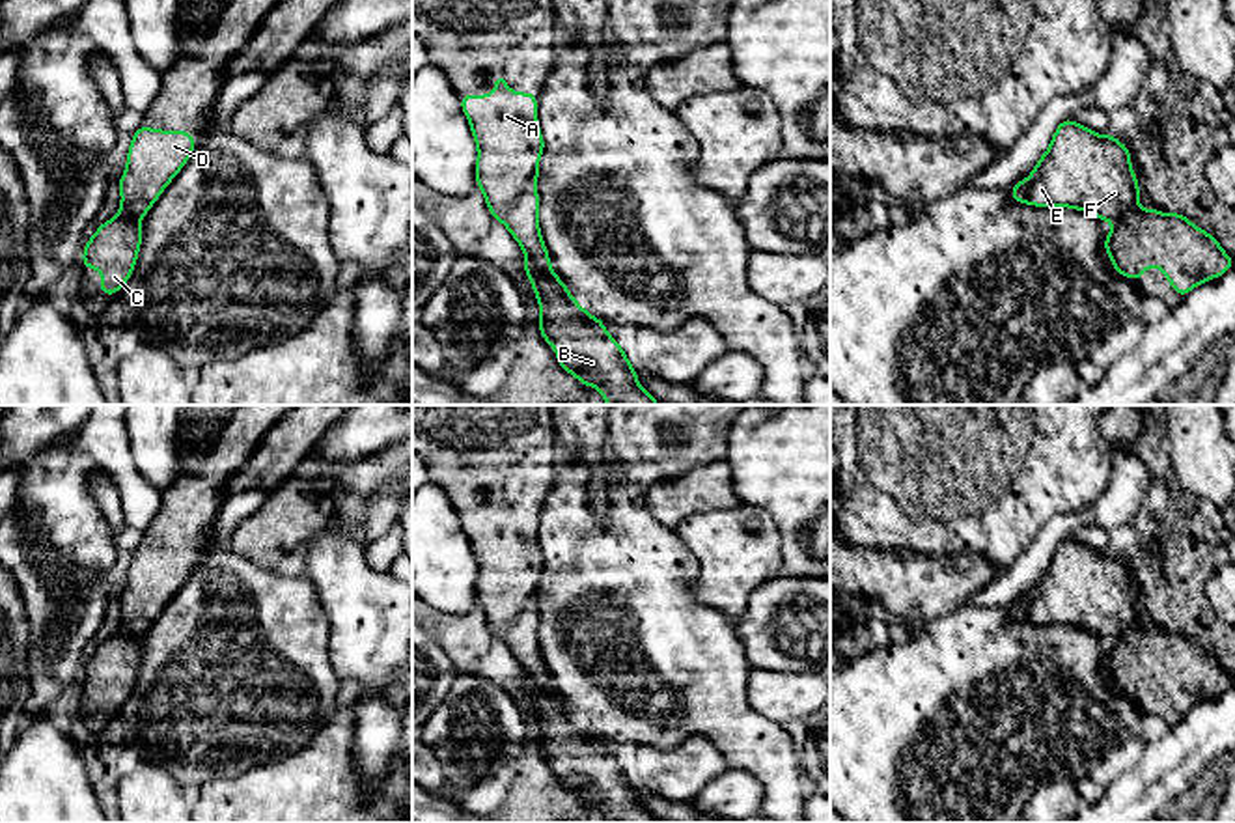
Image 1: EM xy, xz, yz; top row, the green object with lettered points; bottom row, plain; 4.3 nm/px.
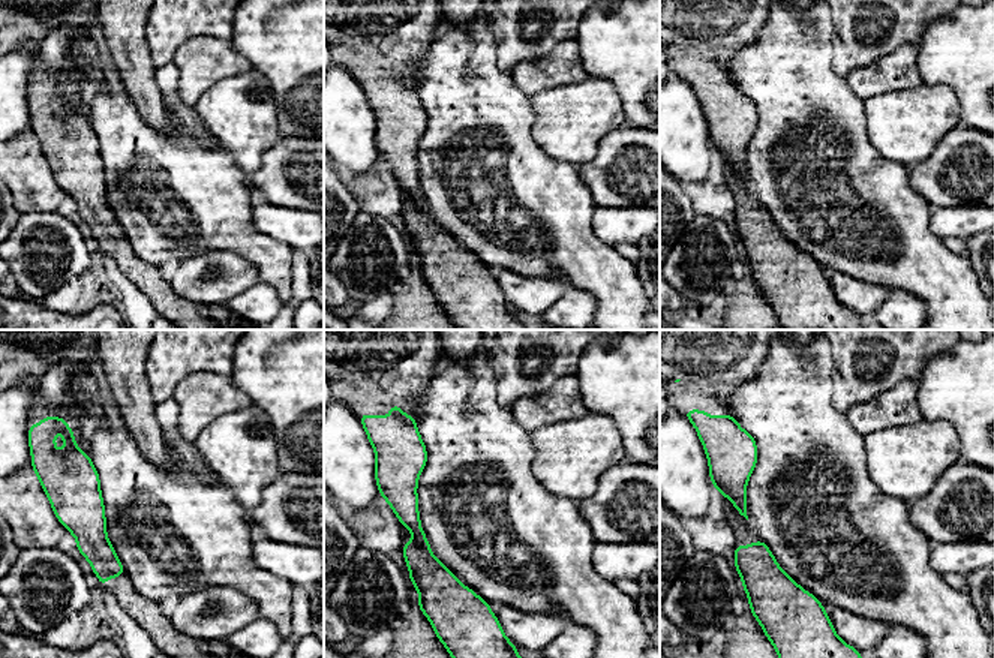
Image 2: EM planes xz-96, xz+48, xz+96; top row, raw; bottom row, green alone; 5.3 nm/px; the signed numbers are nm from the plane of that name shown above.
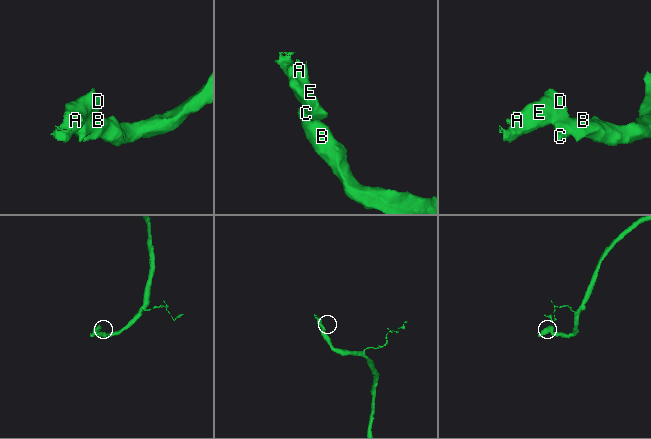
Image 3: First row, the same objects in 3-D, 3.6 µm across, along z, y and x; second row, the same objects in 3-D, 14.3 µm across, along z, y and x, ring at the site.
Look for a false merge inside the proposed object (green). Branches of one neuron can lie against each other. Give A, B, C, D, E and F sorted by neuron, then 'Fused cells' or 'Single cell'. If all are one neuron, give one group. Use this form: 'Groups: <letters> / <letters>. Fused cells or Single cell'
Groups: A D E F / B C. Fused cells

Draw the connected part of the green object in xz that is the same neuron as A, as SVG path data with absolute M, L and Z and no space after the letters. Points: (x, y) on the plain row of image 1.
M494 495L493 513L463 513L476 564L476 599L493 636L498 636L524 672L547 692L558 696L539 649L537 582L545 558L537 543L535 511L517 511Z

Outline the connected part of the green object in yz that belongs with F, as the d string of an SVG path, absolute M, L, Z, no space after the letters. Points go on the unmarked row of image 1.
M1065 536L1034 592L1011 605L1017 621L1071 625L1116 640L1138 623L1131 569L1112 551L1101 554Z

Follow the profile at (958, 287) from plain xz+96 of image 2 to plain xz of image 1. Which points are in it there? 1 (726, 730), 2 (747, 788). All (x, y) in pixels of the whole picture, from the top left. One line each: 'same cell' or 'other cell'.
1: same cell
2: other cell

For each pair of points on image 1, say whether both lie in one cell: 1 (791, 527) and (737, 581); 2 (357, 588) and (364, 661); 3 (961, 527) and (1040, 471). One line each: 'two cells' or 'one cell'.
1: two cells
2: one cell
3: one cell

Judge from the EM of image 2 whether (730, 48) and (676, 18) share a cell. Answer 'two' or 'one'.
one

